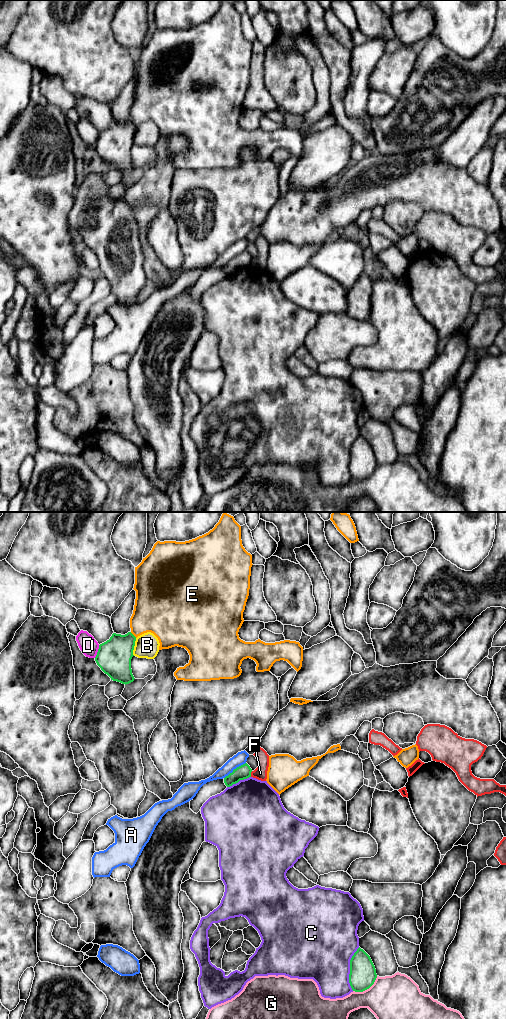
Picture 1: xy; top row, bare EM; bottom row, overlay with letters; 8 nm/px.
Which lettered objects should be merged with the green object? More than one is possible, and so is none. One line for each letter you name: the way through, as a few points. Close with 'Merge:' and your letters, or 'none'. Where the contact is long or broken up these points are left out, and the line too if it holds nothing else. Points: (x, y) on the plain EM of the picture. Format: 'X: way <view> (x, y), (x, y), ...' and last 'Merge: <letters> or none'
Merge: none

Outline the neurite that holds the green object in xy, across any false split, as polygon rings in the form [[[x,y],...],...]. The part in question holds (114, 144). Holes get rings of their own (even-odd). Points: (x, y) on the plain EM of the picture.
[[[131,120],[125,123],[113,121],[109,128],[99,133],[95,149],[111,168],[125,173],[134,169],[131,147],[135,129]]]

